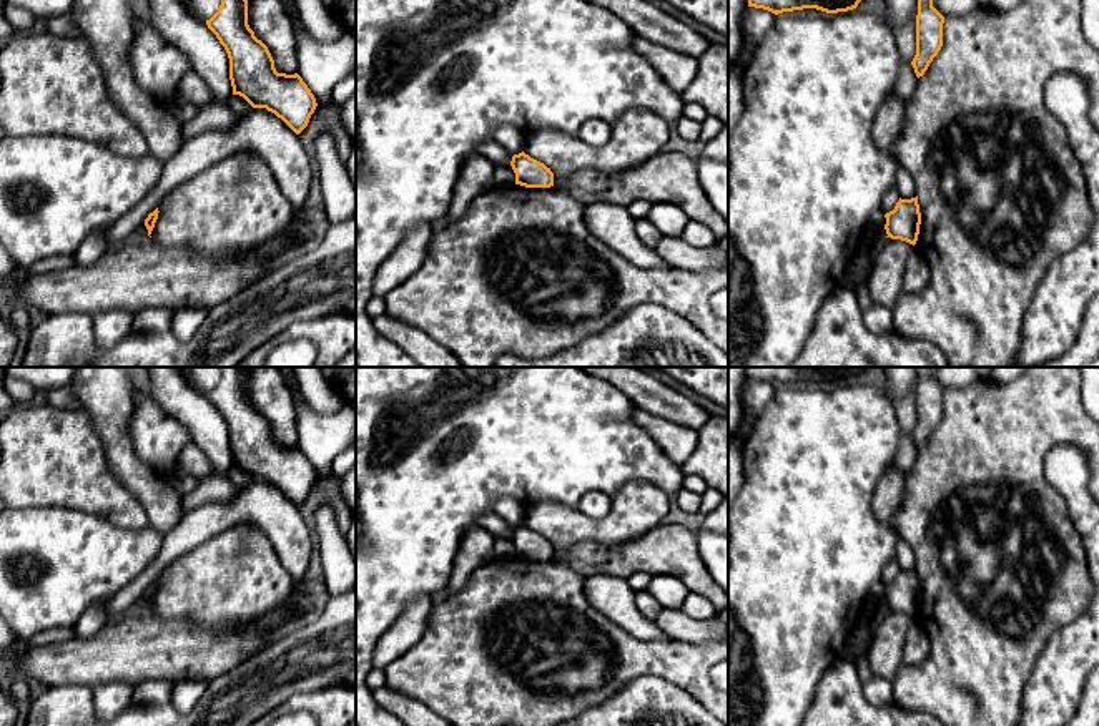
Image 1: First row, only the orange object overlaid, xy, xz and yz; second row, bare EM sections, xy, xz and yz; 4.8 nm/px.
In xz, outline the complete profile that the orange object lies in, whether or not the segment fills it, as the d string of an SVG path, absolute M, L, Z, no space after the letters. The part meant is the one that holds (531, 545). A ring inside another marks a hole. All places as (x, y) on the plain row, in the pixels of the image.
M524 523L512 528L510 538L515 545L515 557L525 560L554 558L554 545L544 535L530 530Z

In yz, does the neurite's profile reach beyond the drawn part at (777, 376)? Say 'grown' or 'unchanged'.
unchanged

